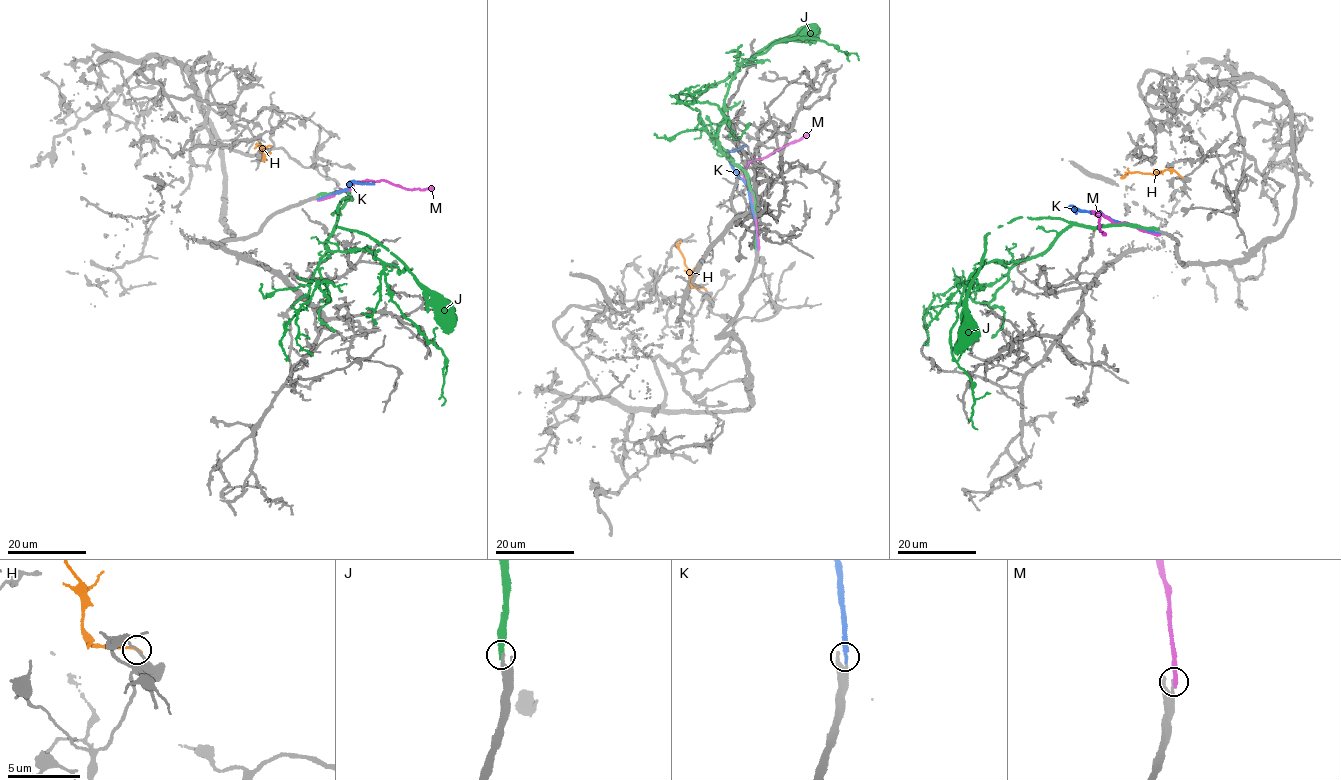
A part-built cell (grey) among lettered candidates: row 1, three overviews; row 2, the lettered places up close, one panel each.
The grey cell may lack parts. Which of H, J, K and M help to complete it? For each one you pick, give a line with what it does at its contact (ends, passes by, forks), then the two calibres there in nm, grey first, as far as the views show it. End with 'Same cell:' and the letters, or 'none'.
Same cell: none

